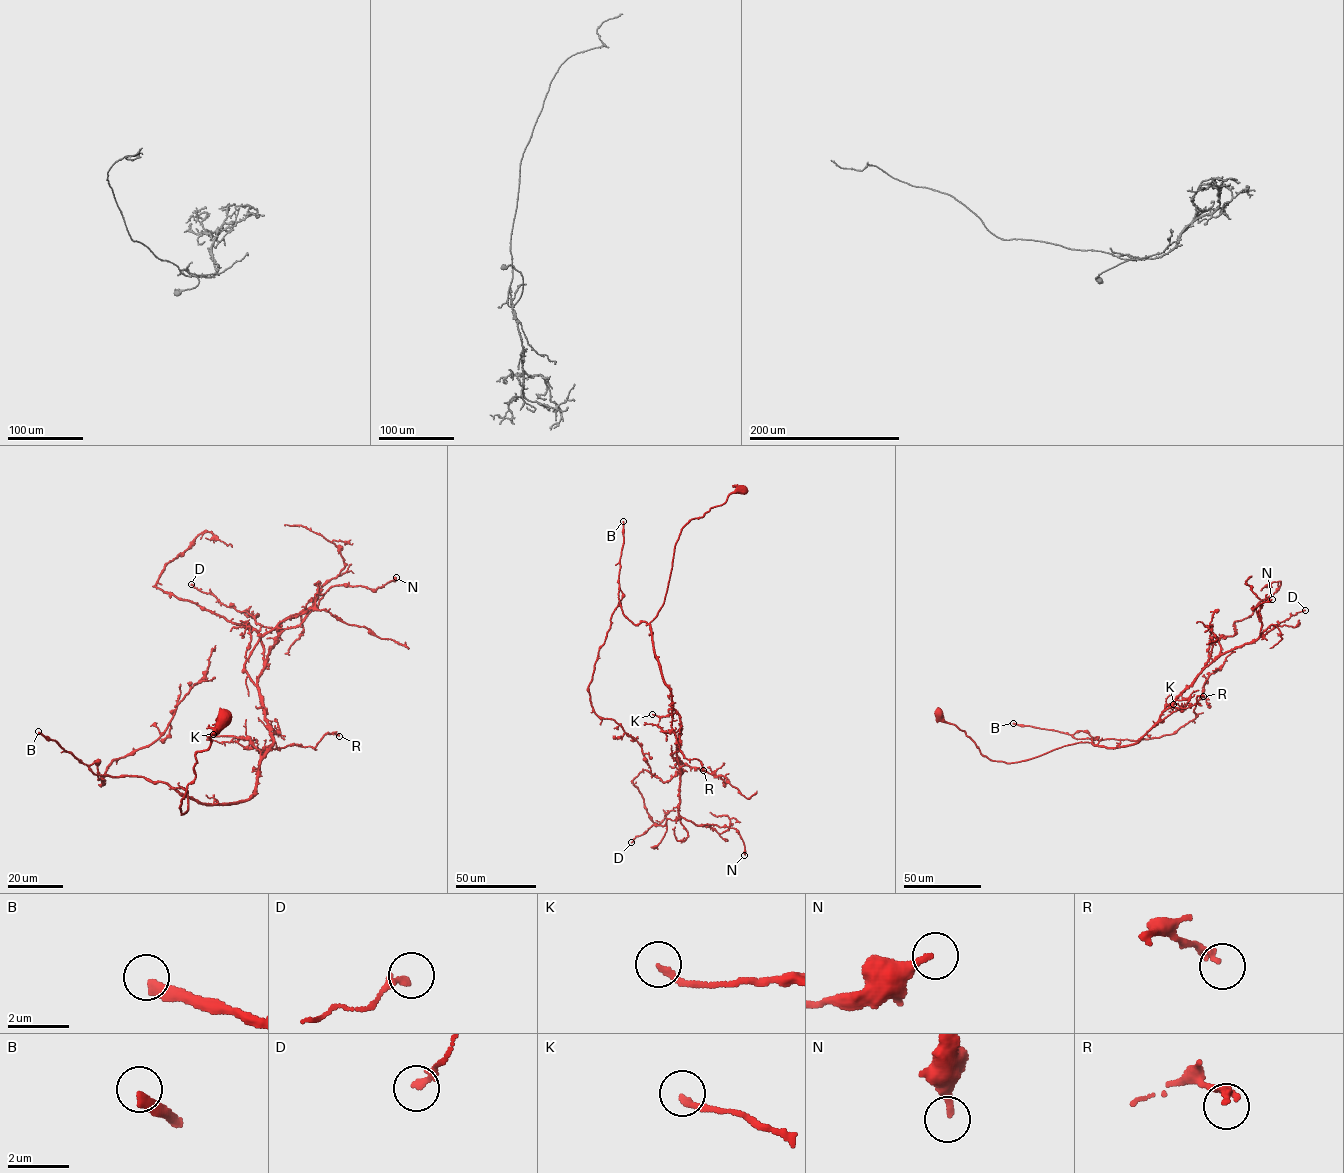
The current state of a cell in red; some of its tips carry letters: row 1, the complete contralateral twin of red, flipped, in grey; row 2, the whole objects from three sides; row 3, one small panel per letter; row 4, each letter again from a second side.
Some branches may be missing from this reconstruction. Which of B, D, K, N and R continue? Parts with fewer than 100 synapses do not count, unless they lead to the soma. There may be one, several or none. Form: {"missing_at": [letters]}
{"missing_at": ["B"]}

